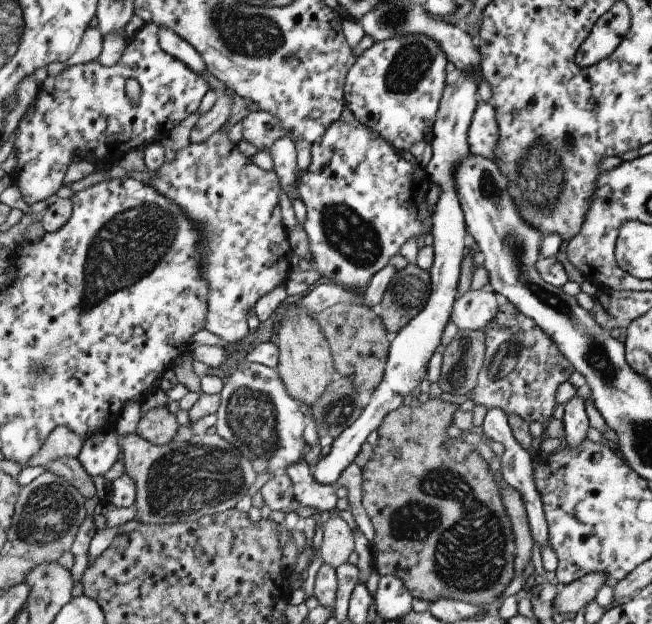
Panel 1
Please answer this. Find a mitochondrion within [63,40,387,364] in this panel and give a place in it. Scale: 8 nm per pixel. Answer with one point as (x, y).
(134, 242)

